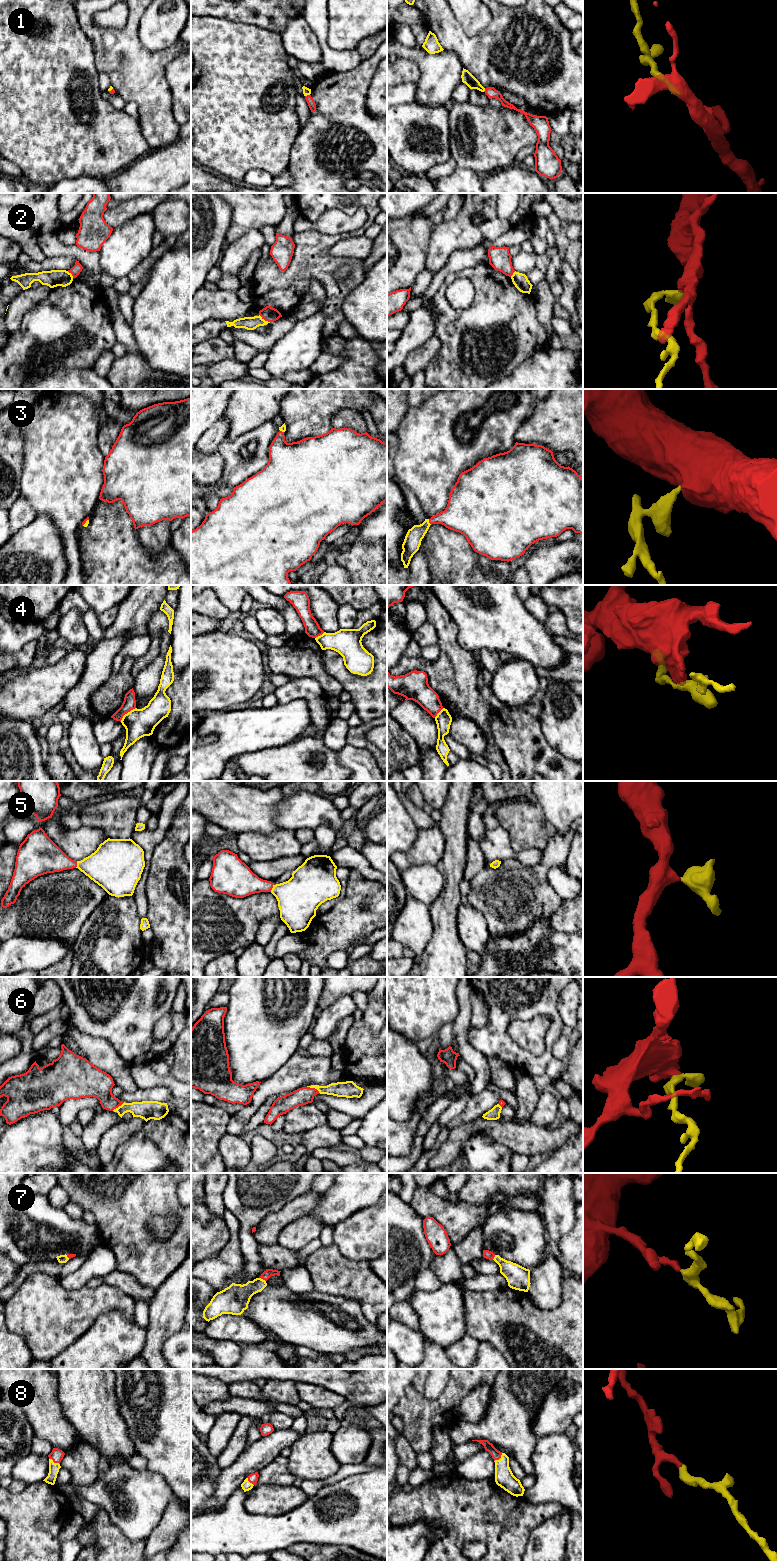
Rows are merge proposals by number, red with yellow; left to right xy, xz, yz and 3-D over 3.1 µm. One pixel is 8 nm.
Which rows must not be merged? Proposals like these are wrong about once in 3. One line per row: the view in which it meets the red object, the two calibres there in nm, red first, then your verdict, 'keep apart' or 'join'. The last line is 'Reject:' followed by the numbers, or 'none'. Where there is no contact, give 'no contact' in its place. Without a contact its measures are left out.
1: contact in xz; calibres 60 and 60 nm; join
2: contact in xz; calibres 120 and 110 nm; keep apart
3: contact in yz; calibres 260 and 140 nm; join
4: contact in xy; calibres 110 and 220 nm; keep apart
5: contact in xz; calibres 240 and 340 nm; join
6: contact in xz; calibres 140 and 130 nm; join
7: contact in xz; calibres 70 and 200 nm; join
8: contact in xy; calibres 100 and 80 nm; join
Reject: 2, 4

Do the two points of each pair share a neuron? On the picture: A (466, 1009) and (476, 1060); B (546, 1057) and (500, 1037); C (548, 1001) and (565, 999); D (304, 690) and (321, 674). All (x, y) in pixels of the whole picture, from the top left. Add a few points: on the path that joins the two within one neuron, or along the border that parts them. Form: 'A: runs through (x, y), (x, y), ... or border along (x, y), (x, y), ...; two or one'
A: runs through (463, 1022), (464, 1047); one
B: runs through (535, 1060), (521, 1057), (511, 1048); one
C: border along (565, 987), (557, 1001), (557, 1012), (562, 1023); two
D: border along (293, 677), (313, 677), (327, 696); two

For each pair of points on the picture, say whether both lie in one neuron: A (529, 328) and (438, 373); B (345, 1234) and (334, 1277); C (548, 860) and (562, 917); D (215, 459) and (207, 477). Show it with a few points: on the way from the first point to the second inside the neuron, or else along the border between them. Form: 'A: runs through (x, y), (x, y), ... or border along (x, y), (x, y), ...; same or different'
A: runs through (501, 321), (465, 325), (457, 345); same
B: border along (332, 1242), (347, 1258), (362, 1261); different
C: border along (563, 901), (550, 916); different
D: runs through (213, 463), (207, 469), (207, 473); same

